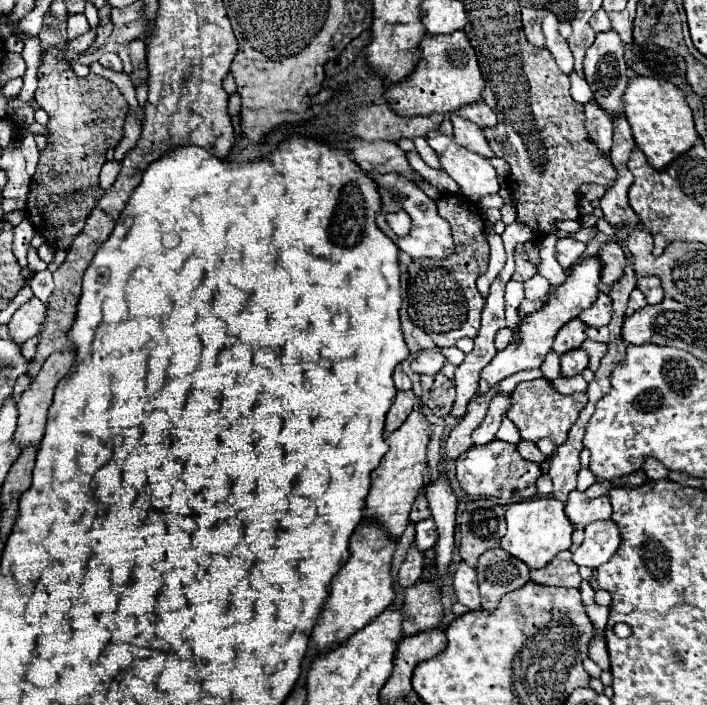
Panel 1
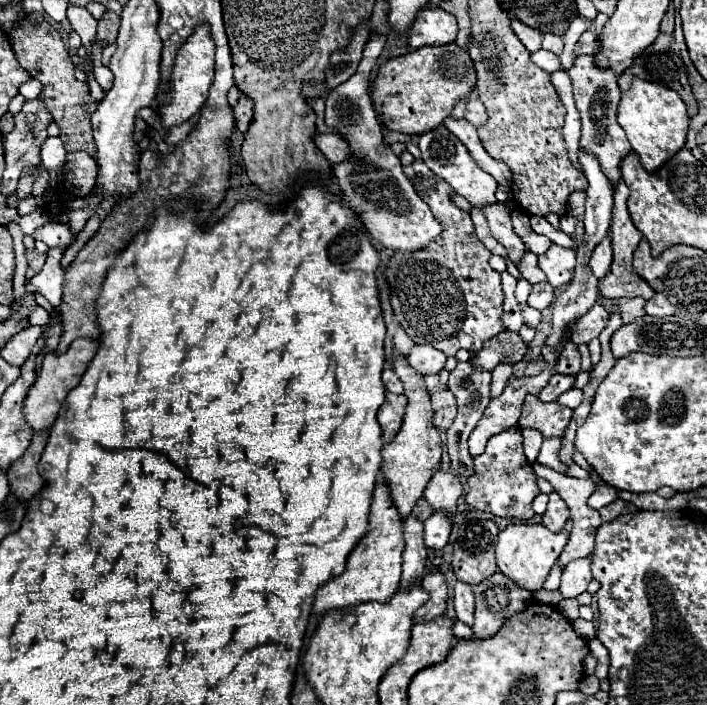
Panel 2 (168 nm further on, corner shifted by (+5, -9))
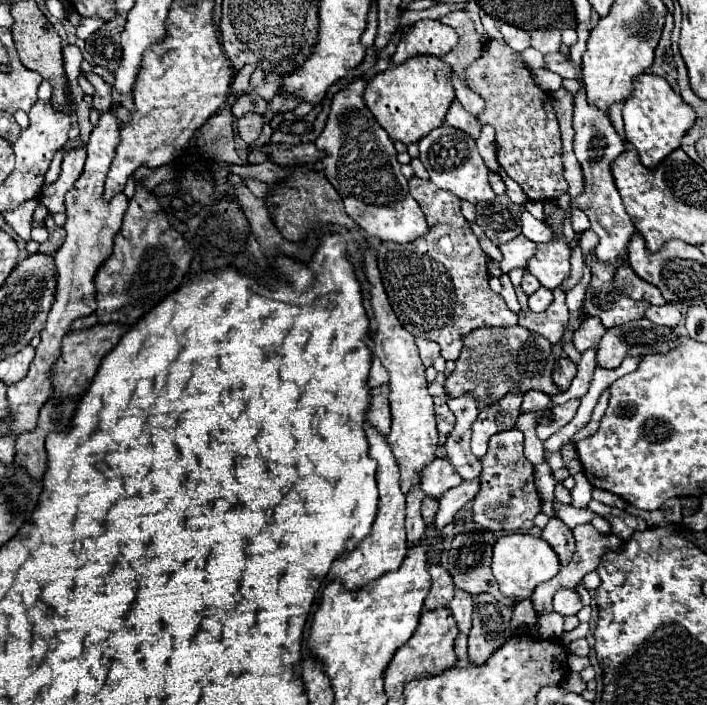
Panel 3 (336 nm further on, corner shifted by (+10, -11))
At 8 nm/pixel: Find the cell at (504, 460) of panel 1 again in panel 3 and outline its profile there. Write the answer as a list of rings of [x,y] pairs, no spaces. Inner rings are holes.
[[[518,429],[502,431],[490,437],[488,451],[480,459],[482,473],[480,473],[480,491],[472,501],[472,515],[478,525],[490,531],[516,531],[516,529],[530,529],[534,527],[534,517],[538,515],[542,501],[534,487],[534,465],[522,453],[524,435]]]

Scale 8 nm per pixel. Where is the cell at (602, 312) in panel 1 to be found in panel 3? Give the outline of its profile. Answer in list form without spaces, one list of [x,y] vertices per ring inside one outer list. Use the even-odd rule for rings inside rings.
[[[584,317],[582,325],[576,329],[574,333],[574,347],[584,353],[590,347],[596,347],[602,339],[602,335],[606,333],[606,327],[600,323],[600,319],[594,317]]]

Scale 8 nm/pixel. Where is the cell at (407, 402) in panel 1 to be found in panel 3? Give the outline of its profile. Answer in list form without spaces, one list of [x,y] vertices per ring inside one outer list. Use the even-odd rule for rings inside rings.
[[[386,385],[372,389],[372,405],[366,411],[366,421],[384,437],[390,433],[392,413],[390,413],[390,401],[388,401],[388,387]]]

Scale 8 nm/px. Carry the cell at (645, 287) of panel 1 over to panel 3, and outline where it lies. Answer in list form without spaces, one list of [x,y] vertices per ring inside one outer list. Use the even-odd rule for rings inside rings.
[[[666,303],[666,305],[650,305],[650,307],[646,309],[646,317],[648,317],[652,323],[666,325],[666,327],[676,327],[682,315],[680,315],[680,311],[678,311],[676,305]]]

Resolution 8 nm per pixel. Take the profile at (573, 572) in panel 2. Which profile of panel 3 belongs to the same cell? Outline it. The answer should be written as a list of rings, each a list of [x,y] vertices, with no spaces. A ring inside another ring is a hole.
[[[558,589],[552,597],[552,605],[554,611],[558,611],[560,615],[576,615],[582,609],[582,601],[576,589]]]

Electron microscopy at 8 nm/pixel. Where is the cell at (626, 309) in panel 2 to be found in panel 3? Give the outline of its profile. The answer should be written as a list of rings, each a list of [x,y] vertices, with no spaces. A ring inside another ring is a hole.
[[[594,259],[592,281],[586,289],[586,299],[584,299],[586,315],[598,317],[606,327],[616,327],[634,319],[642,319],[646,307],[650,307],[646,301],[632,301],[628,297],[618,295],[612,287],[614,271],[616,265],[598,263]]]

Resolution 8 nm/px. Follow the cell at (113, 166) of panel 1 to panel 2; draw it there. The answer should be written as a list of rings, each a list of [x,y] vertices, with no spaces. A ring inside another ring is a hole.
[[[51,221],[43,227],[37,227],[33,237],[37,241],[47,243],[49,247],[69,247],[73,243],[73,235],[71,235],[69,225],[63,225],[59,221]]]

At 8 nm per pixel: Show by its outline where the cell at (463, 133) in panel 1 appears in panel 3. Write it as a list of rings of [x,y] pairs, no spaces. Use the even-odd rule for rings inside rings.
[[[454,101],[452,107],[448,109],[448,113],[446,113],[446,123],[448,123],[450,127],[456,127],[456,129],[464,131],[464,133],[470,135],[472,139],[478,139],[478,137],[480,137],[480,127],[482,127],[480,121],[478,121],[474,115],[466,113],[458,101]]]

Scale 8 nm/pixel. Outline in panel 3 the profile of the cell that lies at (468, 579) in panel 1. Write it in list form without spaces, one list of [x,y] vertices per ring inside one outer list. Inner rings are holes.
[[[456,589],[454,593],[454,599],[450,601],[450,611],[458,623],[458,629],[460,633],[470,633],[470,627],[472,627],[472,595],[462,591],[462,589]]]

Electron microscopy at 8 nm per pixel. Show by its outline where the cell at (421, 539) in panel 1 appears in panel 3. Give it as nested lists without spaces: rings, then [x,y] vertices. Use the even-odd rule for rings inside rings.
[[[474,479],[474,481],[464,481],[464,483],[460,483],[458,487],[452,487],[450,491],[446,491],[446,493],[438,499],[440,507],[438,507],[438,513],[436,513],[436,517],[434,517],[434,527],[436,527],[438,531],[442,531],[442,529],[454,519],[454,515],[456,515],[470,499],[474,499],[476,493],[478,493],[478,479]]]

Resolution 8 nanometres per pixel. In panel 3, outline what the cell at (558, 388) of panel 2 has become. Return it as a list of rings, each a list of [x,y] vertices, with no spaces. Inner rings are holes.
[[[528,391],[524,395],[524,401],[522,401],[522,413],[528,413],[528,411],[538,411],[538,409],[546,409],[550,405],[550,395],[546,393],[540,393],[540,391]]]

